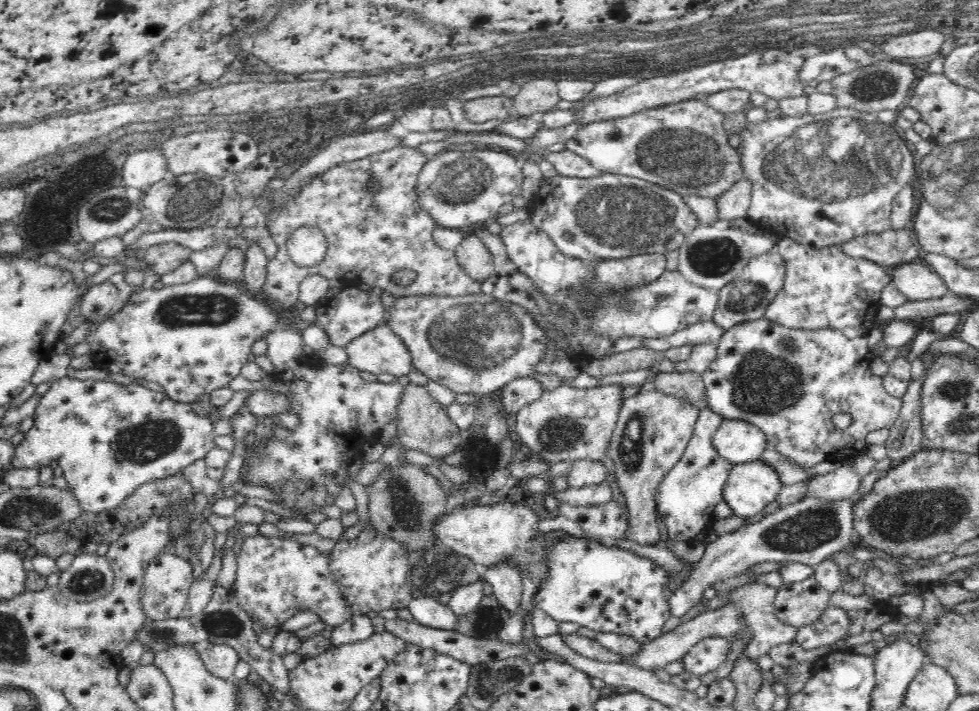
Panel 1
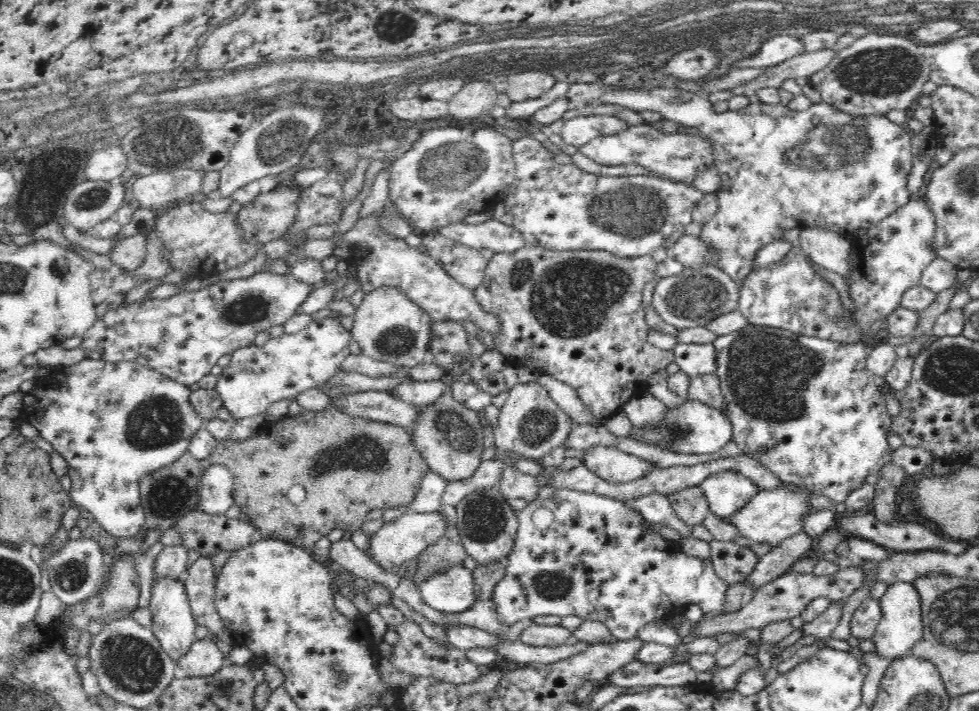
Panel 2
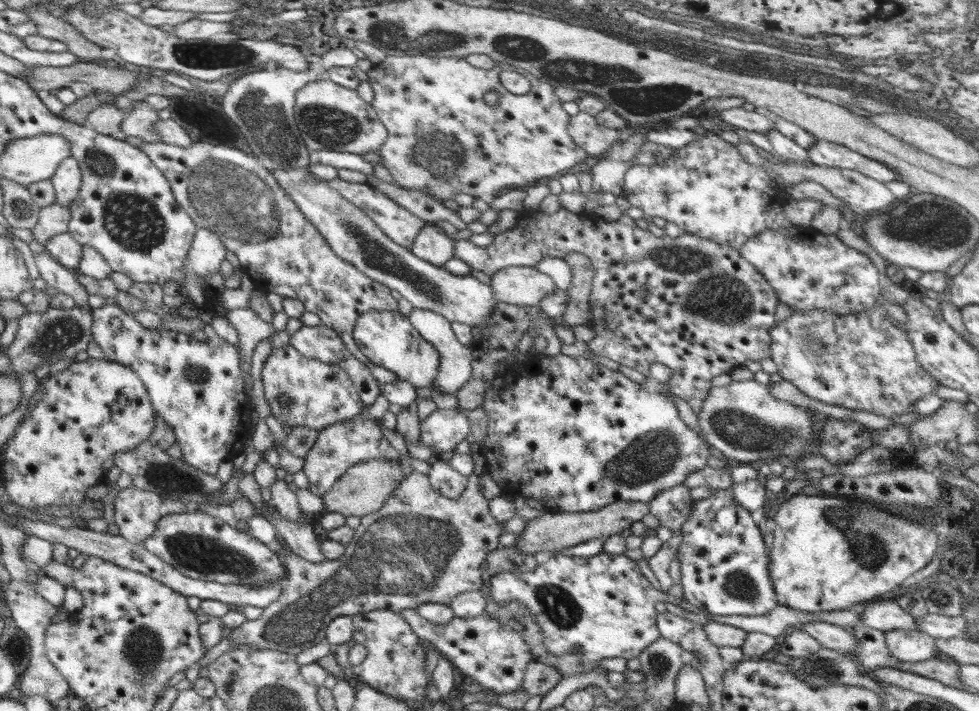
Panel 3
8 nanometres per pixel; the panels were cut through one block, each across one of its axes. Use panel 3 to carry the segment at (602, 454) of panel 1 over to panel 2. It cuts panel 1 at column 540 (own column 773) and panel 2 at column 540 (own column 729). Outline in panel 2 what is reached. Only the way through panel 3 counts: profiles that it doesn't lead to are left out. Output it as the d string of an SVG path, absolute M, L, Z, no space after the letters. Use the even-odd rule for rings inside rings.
M538 382L516 384L509 390L509 396L501 407L497 424L492 427L495 434L495 448L499 451L512 450L522 459L540 461L552 448L563 446L569 432L577 426L550 397L544 386Z

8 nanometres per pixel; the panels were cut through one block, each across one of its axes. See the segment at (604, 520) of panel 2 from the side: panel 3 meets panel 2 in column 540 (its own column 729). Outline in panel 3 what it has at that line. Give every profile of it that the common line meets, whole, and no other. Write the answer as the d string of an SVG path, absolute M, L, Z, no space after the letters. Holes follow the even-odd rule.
M730 488L716 489L715 493L702 500L697 500L692 507L692 514L682 524L681 543L677 550L680 561L681 585L683 598L690 604L701 608L703 612L720 616L764 616L776 608L779 603L777 592L769 577L769 562L766 544L758 526L754 524L750 512L735 501ZM732 506L736 510L736 528L724 529L717 521L716 514L721 508Z

